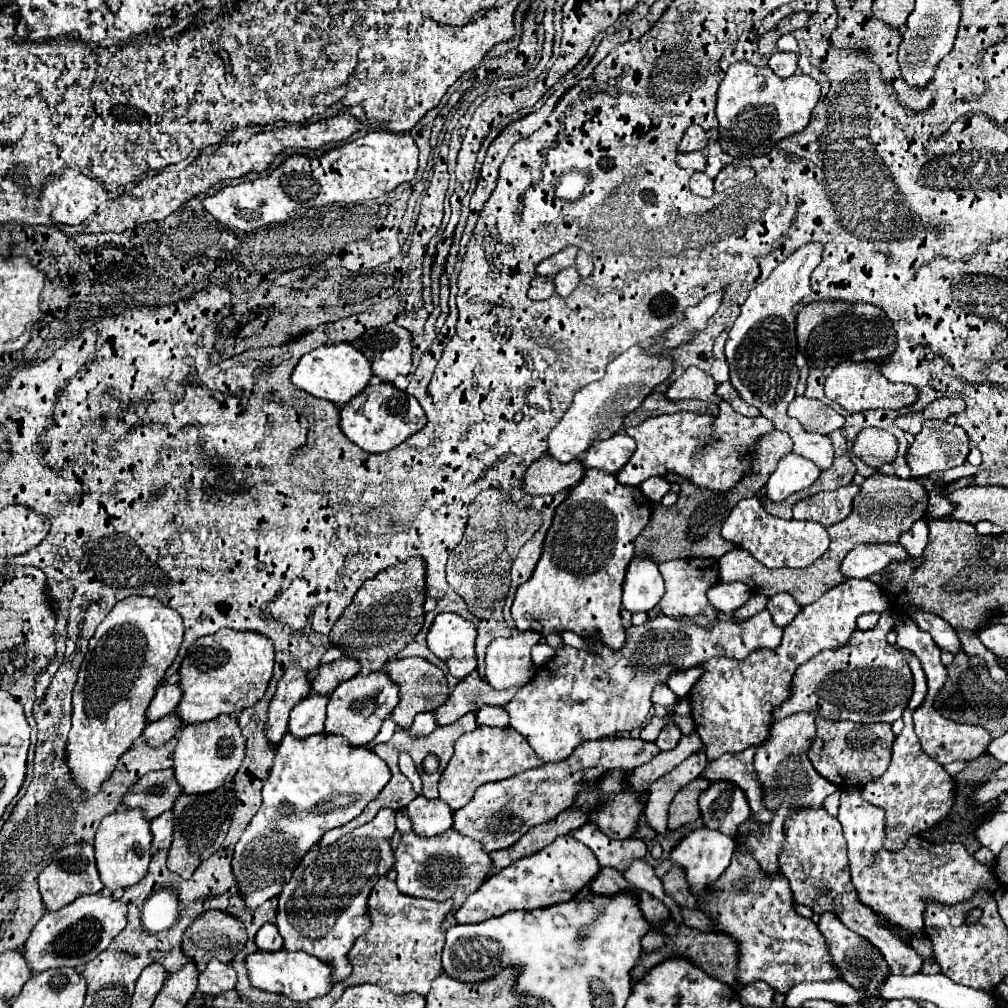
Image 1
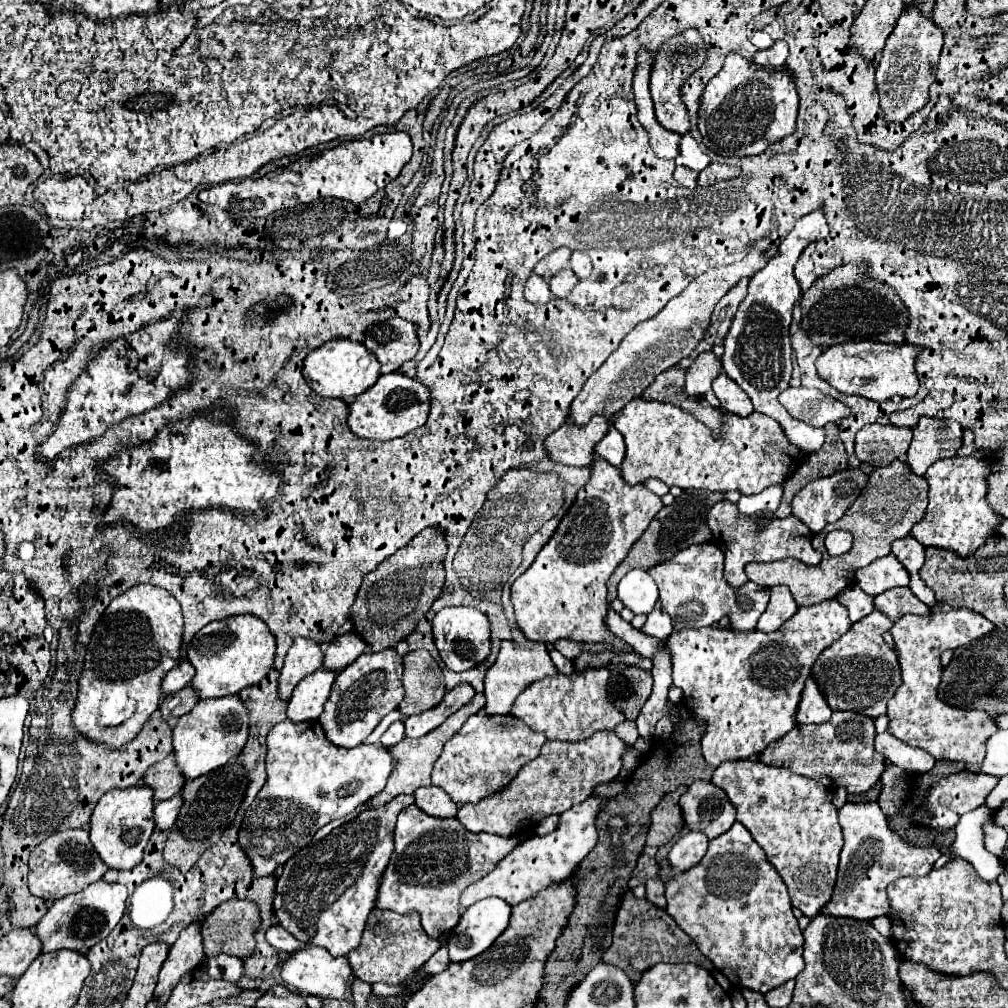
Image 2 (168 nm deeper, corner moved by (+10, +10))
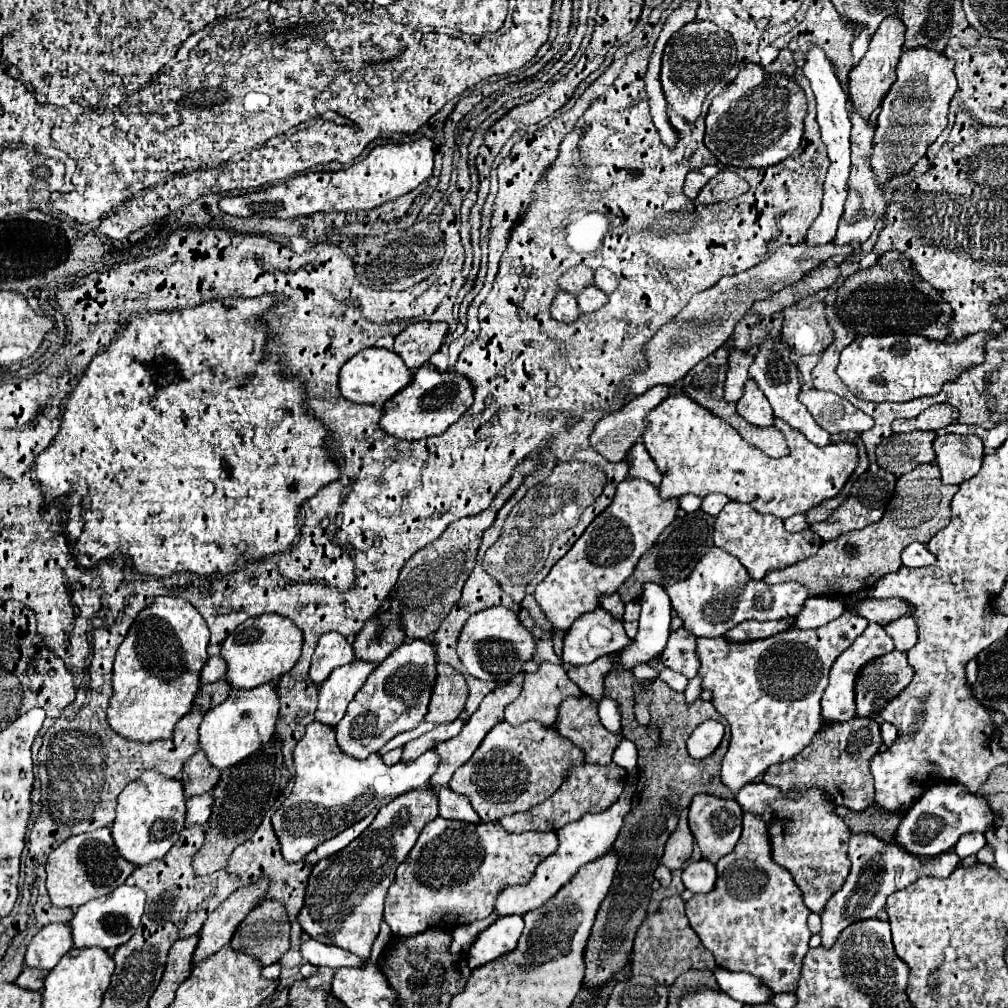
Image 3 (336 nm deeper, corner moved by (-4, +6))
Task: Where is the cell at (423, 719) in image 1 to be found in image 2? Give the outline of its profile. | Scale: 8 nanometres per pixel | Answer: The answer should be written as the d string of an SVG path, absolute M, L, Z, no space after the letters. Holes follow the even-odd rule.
M397 722L381 736L379 742L381 742L383 748L389 748L389 746L395 746L401 738L403 738L403 722Z

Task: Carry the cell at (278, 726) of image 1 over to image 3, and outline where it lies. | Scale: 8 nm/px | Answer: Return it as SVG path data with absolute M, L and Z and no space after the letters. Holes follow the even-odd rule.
M327 632L319 638L319 644L313 652L309 678L313 684L321 684L335 668L353 662L351 640L337 632Z

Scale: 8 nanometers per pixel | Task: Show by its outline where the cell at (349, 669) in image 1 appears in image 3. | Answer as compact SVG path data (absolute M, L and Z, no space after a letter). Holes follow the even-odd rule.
M385 606L365 622L363 630L355 636L353 650L355 660L377 662L387 658L399 644L405 642L405 636L399 628L399 616L391 614Z

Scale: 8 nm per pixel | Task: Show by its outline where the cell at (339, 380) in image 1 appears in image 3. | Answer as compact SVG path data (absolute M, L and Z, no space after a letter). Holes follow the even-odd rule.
M365 348L353 358L349 358L339 372L339 392L343 398L357 404L379 404L383 406L395 392L407 386L413 374L407 370L403 360L395 356L393 350L385 348Z

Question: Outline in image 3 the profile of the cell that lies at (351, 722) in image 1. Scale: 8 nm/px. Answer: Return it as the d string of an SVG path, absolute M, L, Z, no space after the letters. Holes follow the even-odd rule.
M407 640L393 650L367 678L351 700L345 716L335 726L339 748L365 760L399 732L415 728L427 714L431 684L435 682L435 648L425 640Z

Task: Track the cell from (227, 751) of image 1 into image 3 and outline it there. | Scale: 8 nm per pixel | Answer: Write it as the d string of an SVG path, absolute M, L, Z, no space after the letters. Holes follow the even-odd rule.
M271 684L235 694L231 692L223 704L205 712L203 722L199 726L199 744L209 764L215 766L217 770L225 770L261 750L273 738L277 714L279 714L279 696L275 692L275 686Z

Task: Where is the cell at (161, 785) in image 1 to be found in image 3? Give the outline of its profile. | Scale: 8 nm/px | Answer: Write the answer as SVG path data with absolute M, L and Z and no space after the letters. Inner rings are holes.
M199 750L197 754L193 754L185 764L183 764L183 788L185 788L185 796L199 796L205 792L211 792L211 788L215 788L217 780L219 780L219 770L211 768L207 764L207 758L203 756L203 752Z

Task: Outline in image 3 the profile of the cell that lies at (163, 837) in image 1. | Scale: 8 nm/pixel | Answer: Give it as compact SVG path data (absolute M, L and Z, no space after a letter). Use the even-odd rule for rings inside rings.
M201 794L195 798L187 800L187 814L185 814L185 824L195 826L195 824L205 824L207 816L211 814L211 794Z

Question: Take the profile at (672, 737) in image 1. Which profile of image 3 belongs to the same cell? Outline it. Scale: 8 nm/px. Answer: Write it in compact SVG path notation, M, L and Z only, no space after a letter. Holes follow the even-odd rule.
M699 675L695 676L693 680L690 680L688 682L688 685L685 689L684 696L687 704L693 703L701 694L703 691L703 688L701 686L701 678L699 678Z

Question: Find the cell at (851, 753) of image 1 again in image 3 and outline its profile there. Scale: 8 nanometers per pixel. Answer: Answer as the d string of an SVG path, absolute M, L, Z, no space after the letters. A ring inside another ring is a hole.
M851 718L843 724L831 724L821 726L815 734L813 742L799 752L799 756L773 764L767 768L763 782L779 788L803 788L803 786L819 786L823 788L831 798L835 798L837 806L847 806L855 812L865 810L875 800L875 788L873 788L873 776L869 770L871 758L879 752L881 730L879 722L873 718Z

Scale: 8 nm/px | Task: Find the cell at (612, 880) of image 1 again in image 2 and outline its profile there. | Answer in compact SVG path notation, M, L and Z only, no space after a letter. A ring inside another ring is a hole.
M631 890L623 896L621 908L617 910L615 928L613 928L613 944L603 954L603 962L619 966L633 982L637 982L645 970L653 968L659 962L669 962L669 964L693 962L709 972L715 970L711 960L705 958L695 944L681 946L681 928L675 924L675 920L663 908L651 904L649 900L635 898L631 894Z

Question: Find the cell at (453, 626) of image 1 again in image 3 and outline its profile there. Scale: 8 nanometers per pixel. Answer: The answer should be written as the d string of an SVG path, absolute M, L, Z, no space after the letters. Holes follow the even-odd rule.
M493 606L481 612L475 612L463 624L463 630L457 640L457 654L467 668L467 672L479 680L503 682L519 672L523 672L523 664L535 652L533 636L527 628L519 624L515 614L505 606Z

